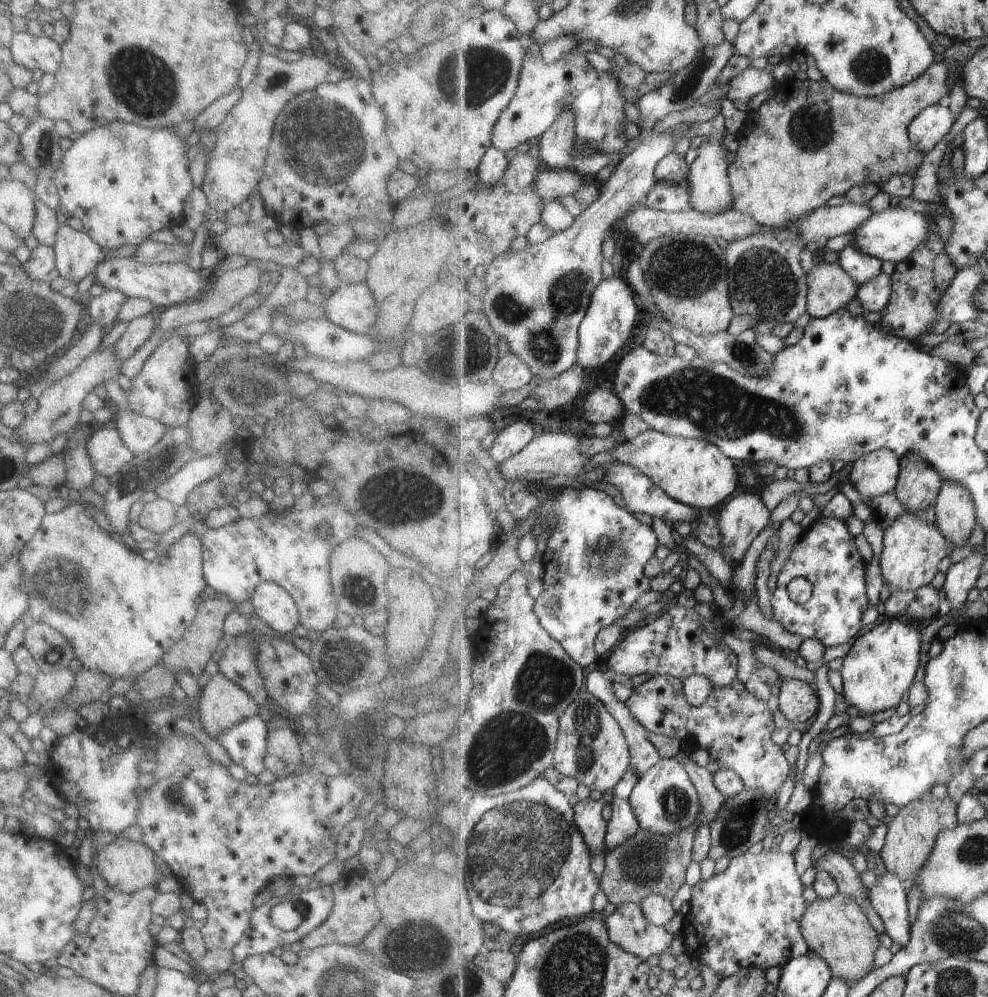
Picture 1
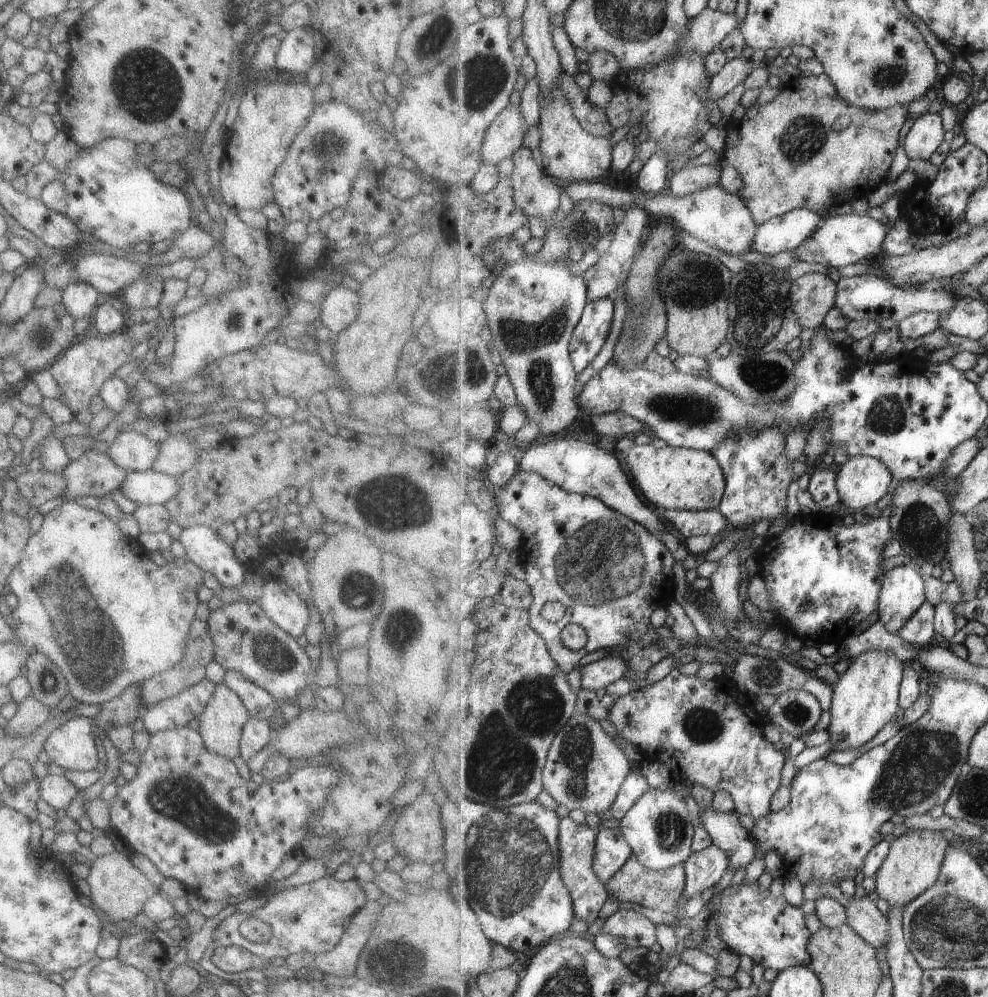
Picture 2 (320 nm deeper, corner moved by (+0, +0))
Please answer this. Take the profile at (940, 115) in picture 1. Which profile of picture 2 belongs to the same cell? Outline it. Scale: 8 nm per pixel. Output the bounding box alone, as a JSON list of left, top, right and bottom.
[904,113,946,160]

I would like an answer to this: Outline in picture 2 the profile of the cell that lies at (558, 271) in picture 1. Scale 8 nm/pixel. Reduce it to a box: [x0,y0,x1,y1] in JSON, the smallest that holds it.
[474,256,590,438]

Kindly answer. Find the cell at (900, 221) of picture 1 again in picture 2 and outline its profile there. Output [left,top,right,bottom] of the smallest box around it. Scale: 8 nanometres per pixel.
[793,212,887,268]

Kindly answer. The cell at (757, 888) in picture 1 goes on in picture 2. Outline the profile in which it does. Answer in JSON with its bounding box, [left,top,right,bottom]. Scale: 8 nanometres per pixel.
[707,882,812,972]

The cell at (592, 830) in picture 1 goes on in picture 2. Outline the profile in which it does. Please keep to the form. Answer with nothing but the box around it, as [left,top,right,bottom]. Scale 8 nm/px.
[560,817,610,926]

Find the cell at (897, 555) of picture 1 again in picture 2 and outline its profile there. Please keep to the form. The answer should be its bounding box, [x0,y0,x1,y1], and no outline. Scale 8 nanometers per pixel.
[877,565,927,635]

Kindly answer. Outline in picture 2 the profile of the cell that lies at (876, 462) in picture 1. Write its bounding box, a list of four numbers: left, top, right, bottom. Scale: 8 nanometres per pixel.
[836,455,893,511]

